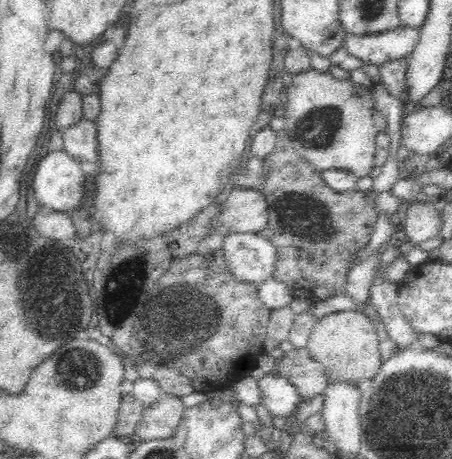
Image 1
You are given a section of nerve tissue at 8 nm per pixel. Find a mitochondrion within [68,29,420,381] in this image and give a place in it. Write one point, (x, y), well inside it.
(195, 314)

